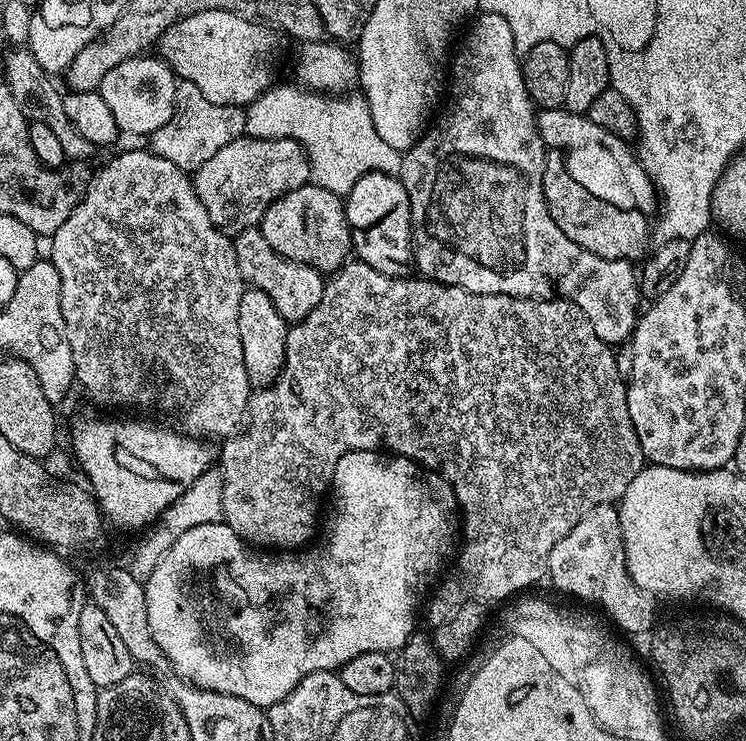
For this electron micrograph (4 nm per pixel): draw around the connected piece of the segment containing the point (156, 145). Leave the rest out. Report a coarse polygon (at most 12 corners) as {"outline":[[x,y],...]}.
{"outline":[[194,82],[150,150],[197,170],[245,135],[244,108],[215,104]]}

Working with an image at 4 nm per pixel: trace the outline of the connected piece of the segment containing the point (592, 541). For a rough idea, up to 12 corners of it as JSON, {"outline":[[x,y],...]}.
{"outline":[[594,506],[550,550],[558,591],[648,634],[657,601],[630,578],[620,509]]}

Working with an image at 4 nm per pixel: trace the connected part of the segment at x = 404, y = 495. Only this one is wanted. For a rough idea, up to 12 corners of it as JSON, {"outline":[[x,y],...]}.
{"outline":[[338,458],[315,543],[194,526],[144,584],[175,675],[267,710],[399,652],[439,472]]}

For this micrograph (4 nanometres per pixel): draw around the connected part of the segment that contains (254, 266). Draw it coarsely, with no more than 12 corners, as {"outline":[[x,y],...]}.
{"outline":[[259,227],[232,241],[245,285],[289,322],[322,302],[326,280],[287,260]]}

